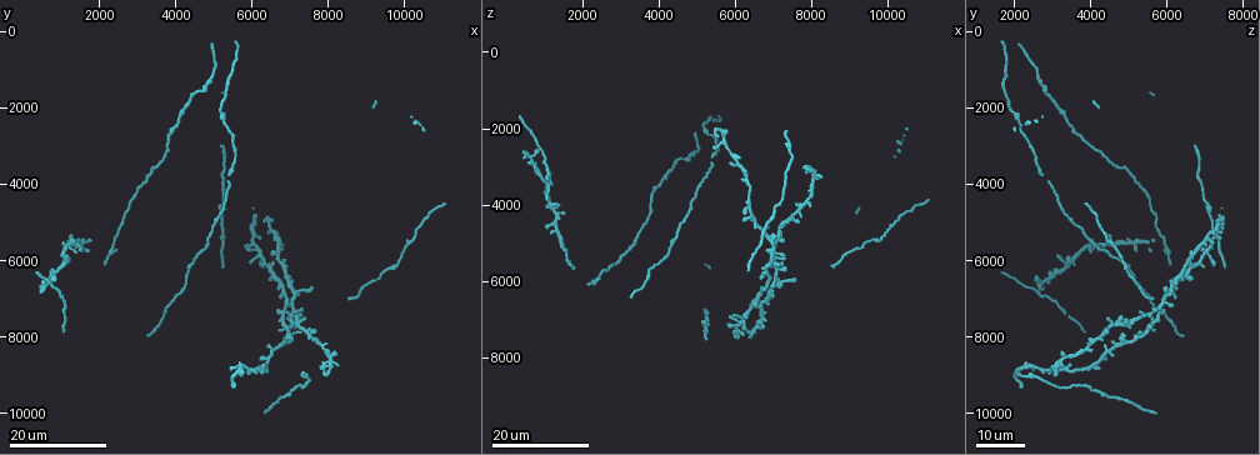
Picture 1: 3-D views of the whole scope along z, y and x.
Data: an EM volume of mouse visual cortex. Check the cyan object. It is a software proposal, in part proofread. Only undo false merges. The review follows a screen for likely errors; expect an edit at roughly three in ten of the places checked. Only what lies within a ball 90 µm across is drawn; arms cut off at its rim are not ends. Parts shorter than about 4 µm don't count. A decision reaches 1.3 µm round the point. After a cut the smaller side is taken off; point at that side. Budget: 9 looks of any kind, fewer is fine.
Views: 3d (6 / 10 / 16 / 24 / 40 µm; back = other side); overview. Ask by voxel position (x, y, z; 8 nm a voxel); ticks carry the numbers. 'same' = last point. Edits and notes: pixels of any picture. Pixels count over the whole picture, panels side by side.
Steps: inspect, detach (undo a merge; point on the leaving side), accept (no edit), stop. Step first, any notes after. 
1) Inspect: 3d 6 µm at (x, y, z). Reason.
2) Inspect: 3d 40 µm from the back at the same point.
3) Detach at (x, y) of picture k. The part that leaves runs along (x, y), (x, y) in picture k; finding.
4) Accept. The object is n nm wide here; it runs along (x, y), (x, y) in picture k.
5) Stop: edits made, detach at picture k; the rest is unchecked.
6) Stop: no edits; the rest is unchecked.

Inspect: 3d 16 µm at (7050, 7050, 5900).

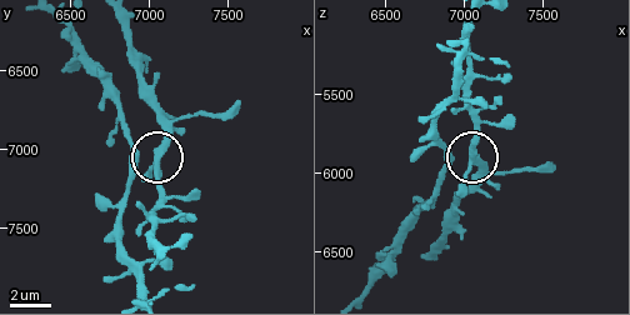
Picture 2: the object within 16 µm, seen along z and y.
Inspect: 3d 6 µm at (7060, 7020, 5900).

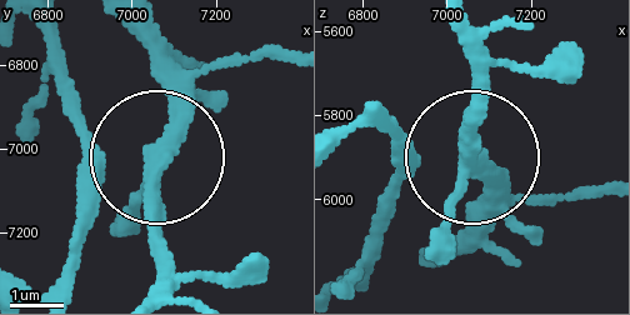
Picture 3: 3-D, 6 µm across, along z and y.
Accept. All the same cell.

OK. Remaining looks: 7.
Inspect: 3d 24 µm at (6250, 5800, 7000). Three arms meet.

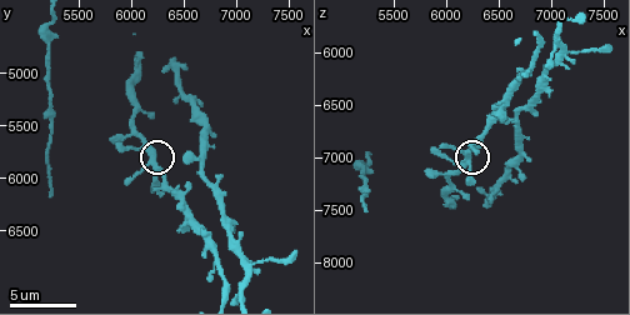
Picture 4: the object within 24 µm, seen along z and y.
Inspect: 3d 6 µm at (6220, 5840, 6940).

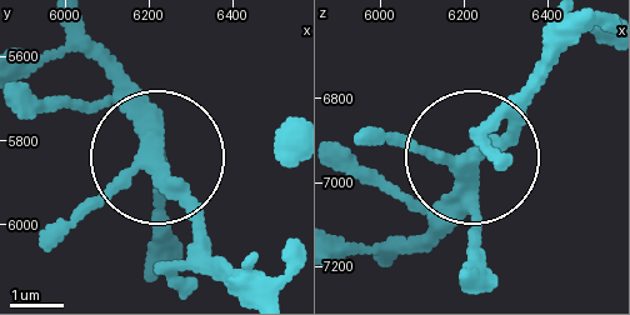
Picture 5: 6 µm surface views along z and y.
Accept. All the same cell.

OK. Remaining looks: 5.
Inspect: 3d 16 µm at (6850, 9550, 4500). Thick turns thin.

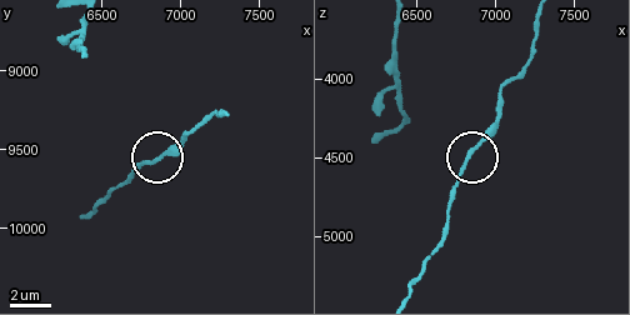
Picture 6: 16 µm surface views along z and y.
Inspect: 3d 10 µm at (6880, 9540, 4440). Zoom in.

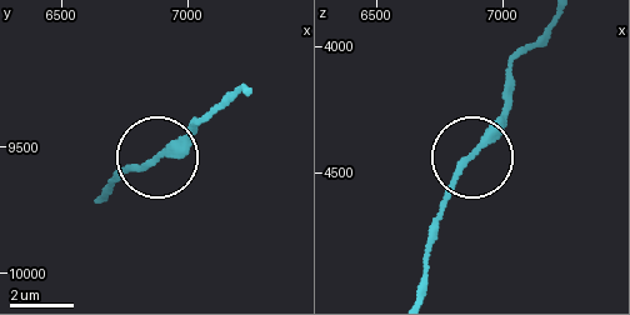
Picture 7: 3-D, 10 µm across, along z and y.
Accept. One cell here.

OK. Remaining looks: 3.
Inspect: 3d 16 µm at (7950, 8850, 3050). Four arms meet.

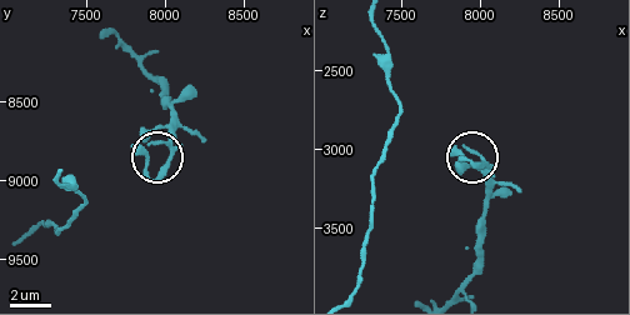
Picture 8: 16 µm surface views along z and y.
Inspect: 3d 6 µm at (7880, 8920, 3060).

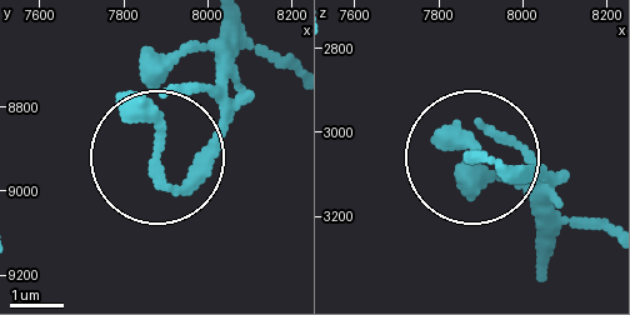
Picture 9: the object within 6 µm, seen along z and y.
Accept. It runs along (223, 30), (150, 98), (160, 146) in picture 9; continuous, no second cell.

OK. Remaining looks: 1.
Stop: no edits; the rest is unchecked.

